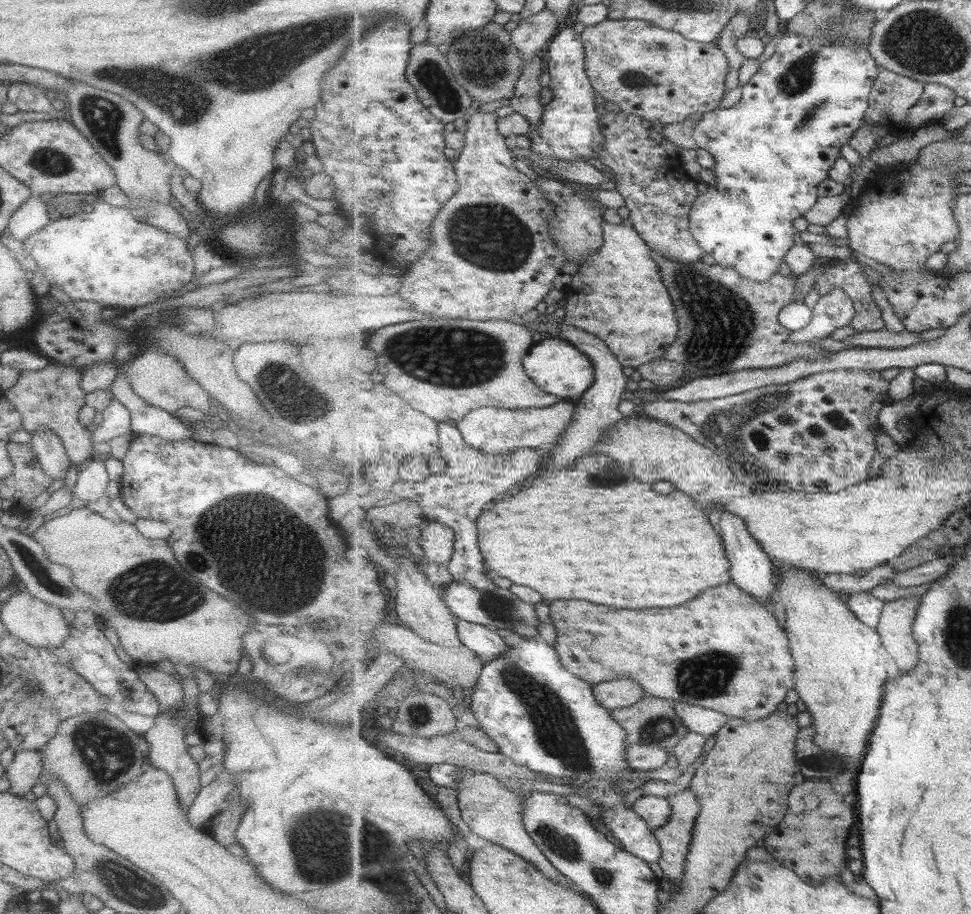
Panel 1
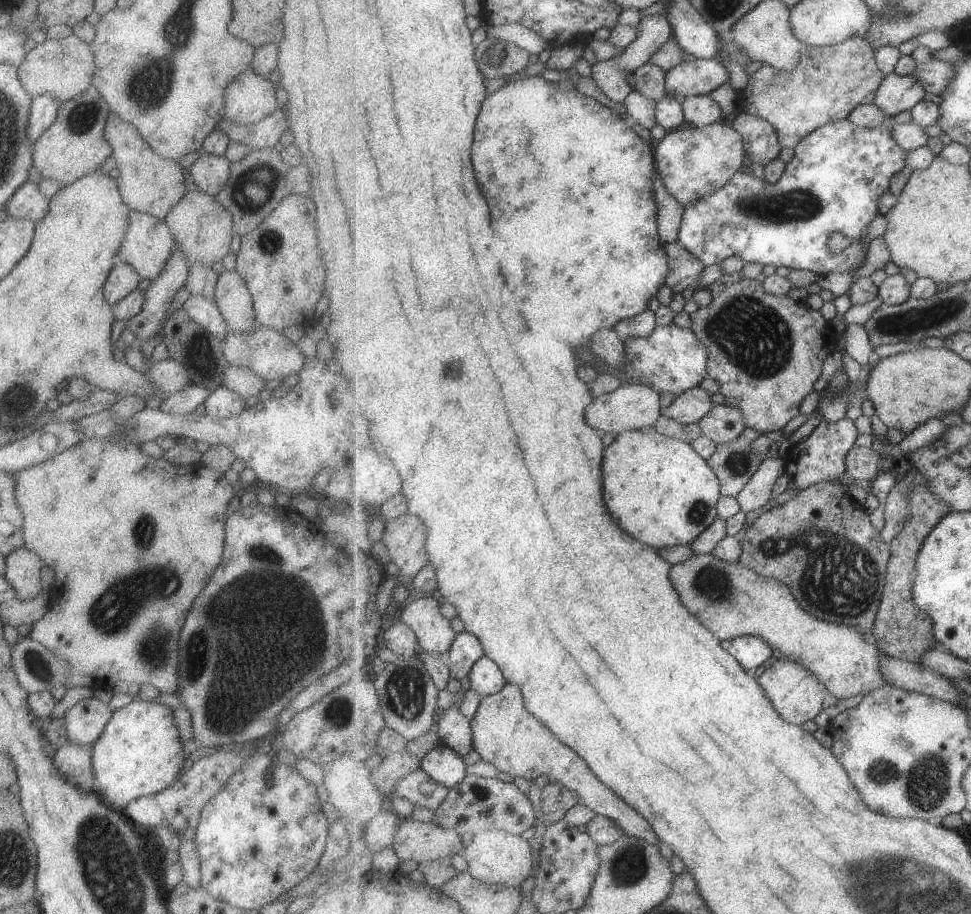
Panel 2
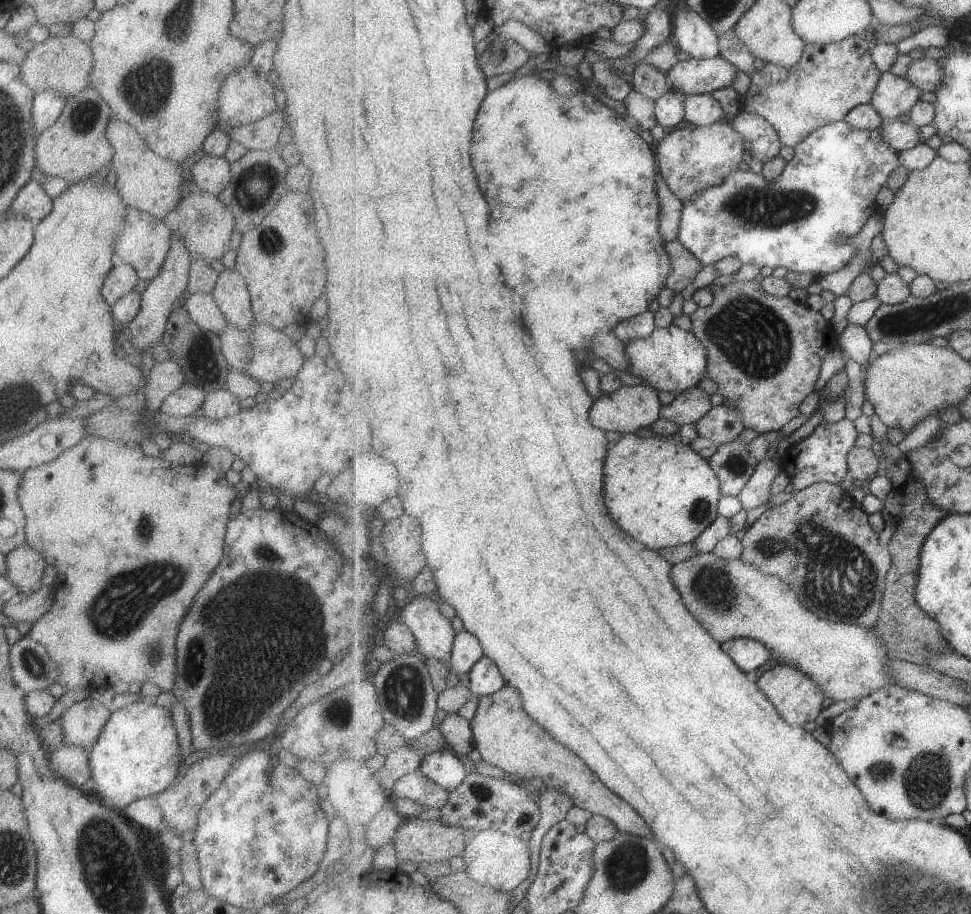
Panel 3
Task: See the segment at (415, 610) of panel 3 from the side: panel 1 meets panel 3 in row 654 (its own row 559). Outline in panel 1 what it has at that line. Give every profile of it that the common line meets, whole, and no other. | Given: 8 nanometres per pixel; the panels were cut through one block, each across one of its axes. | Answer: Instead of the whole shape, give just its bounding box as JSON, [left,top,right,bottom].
[415,522,456,564]

